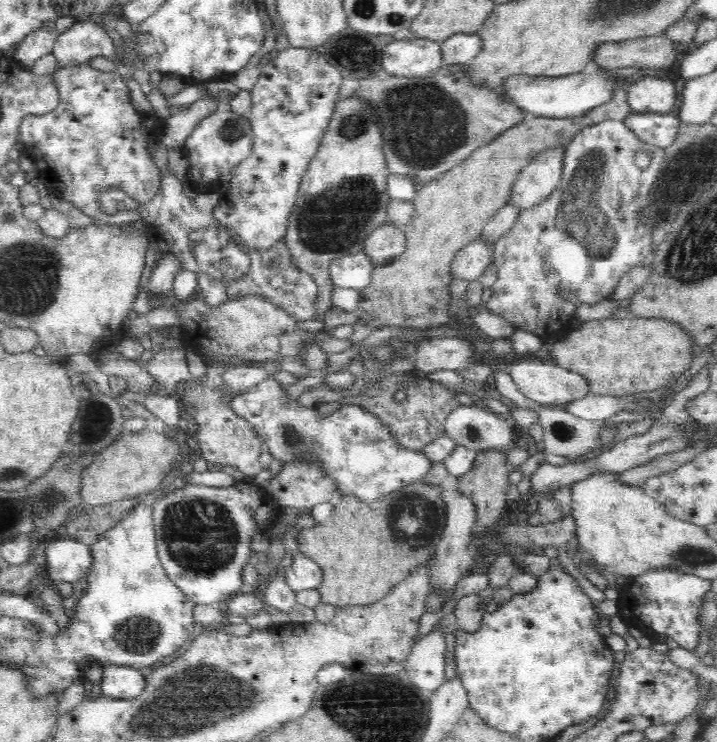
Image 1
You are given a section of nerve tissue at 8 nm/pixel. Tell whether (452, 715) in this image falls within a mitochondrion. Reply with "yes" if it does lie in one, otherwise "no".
no

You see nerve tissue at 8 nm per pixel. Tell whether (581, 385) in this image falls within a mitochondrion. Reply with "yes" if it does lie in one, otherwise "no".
no

